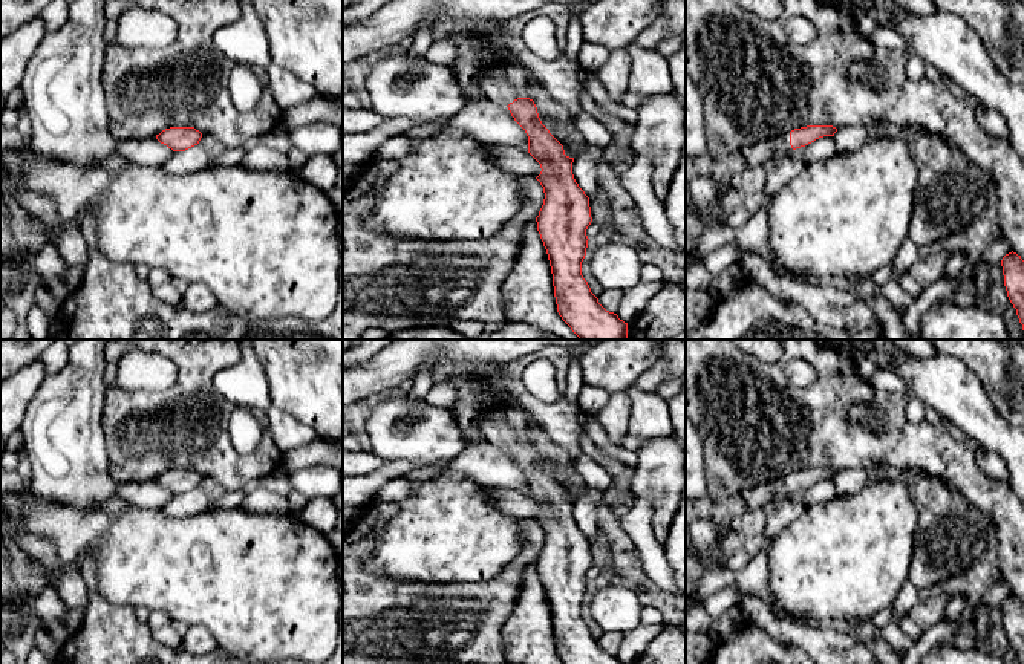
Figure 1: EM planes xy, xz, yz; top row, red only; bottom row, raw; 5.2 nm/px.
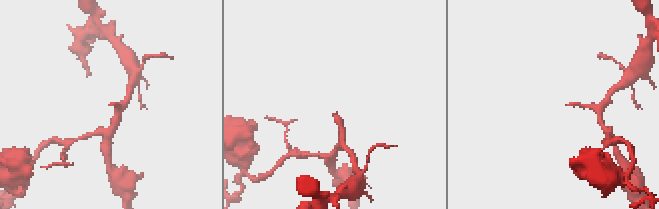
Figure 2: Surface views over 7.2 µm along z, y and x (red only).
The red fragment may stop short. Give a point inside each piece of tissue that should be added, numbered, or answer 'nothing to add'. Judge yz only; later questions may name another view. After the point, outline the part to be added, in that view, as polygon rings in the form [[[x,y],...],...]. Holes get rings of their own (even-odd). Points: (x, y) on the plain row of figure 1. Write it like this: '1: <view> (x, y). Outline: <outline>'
1: yz (766, 496). Outline: [[[790,474],[759,483],[741,494],[747,513],[756,509],[771,511],[779,502],[793,494],[790,488]]]

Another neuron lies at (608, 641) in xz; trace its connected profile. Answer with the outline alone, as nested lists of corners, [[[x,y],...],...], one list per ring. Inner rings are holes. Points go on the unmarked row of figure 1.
[[[605,632],[597,641],[598,646],[609,655],[617,655],[620,643],[623,640],[621,633]]]

